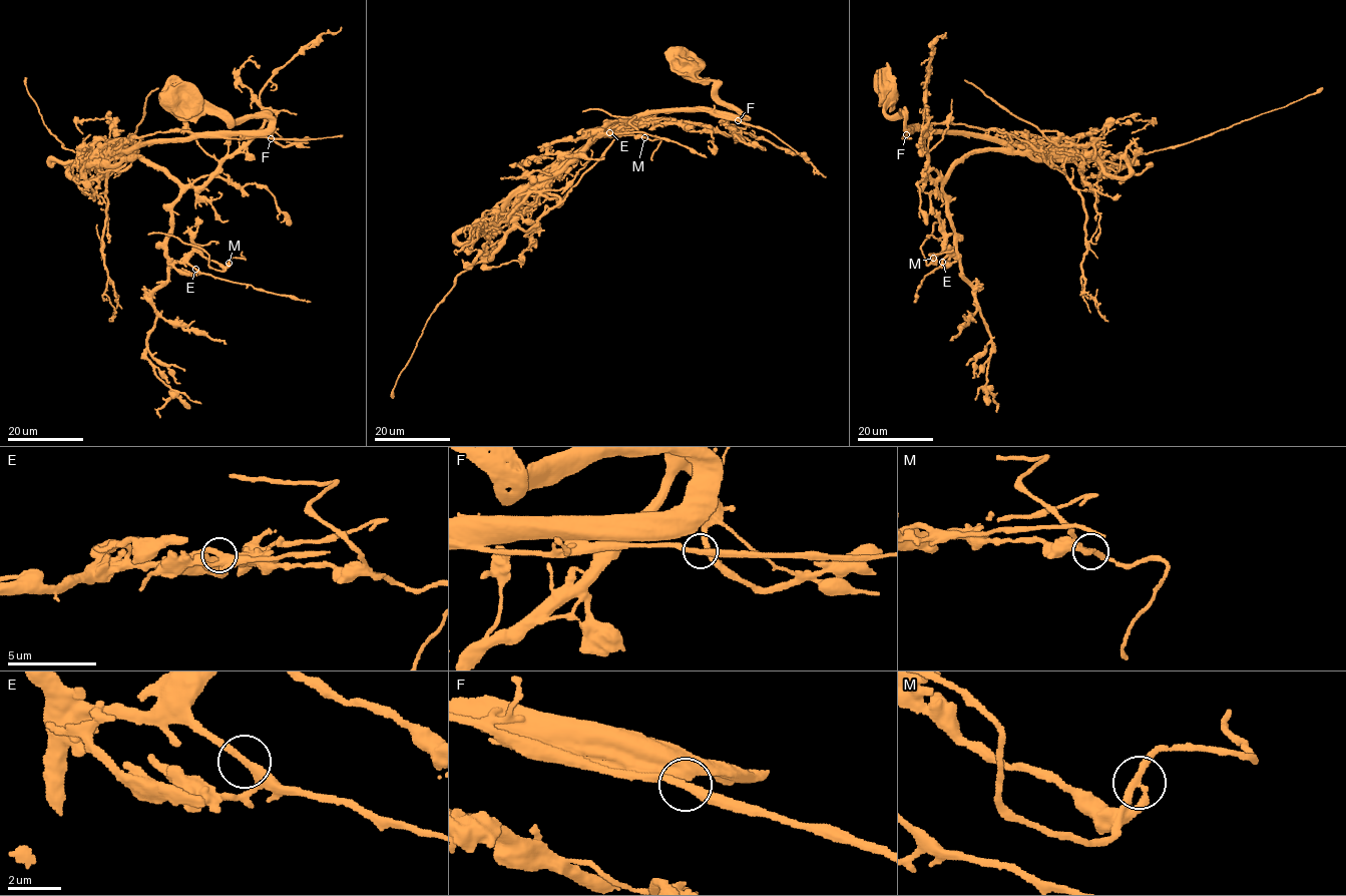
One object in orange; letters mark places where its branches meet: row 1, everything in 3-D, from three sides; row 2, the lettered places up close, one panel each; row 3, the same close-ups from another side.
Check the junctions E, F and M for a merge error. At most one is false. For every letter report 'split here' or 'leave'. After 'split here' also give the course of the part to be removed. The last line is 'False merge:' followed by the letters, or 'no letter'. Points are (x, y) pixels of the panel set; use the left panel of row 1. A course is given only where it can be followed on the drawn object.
E: leave
F: leave
M: split here; foreign part runs (229, 263), (223, 271), (217, 271), (208, 266), (208, 255), (198, 248), (164, 234), (148, 235)
False merge: M

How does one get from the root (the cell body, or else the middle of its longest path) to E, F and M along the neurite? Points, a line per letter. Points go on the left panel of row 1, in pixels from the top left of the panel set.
E: (192, 100), (230, 123), (269, 119), (248, 132), (183, 130), (218, 162), (172, 208), (166, 257), (195, 269)
F: (192, 100), (208, 101), (230, 123), (246, 117), (266, 116), (269, 124), (265, 135), (271, 138)
M: (192, 100), (230, 123), (269, 119), (248, 132), (183, 130), (218, 168), (174, 202), (166, 257), (229, 263)

